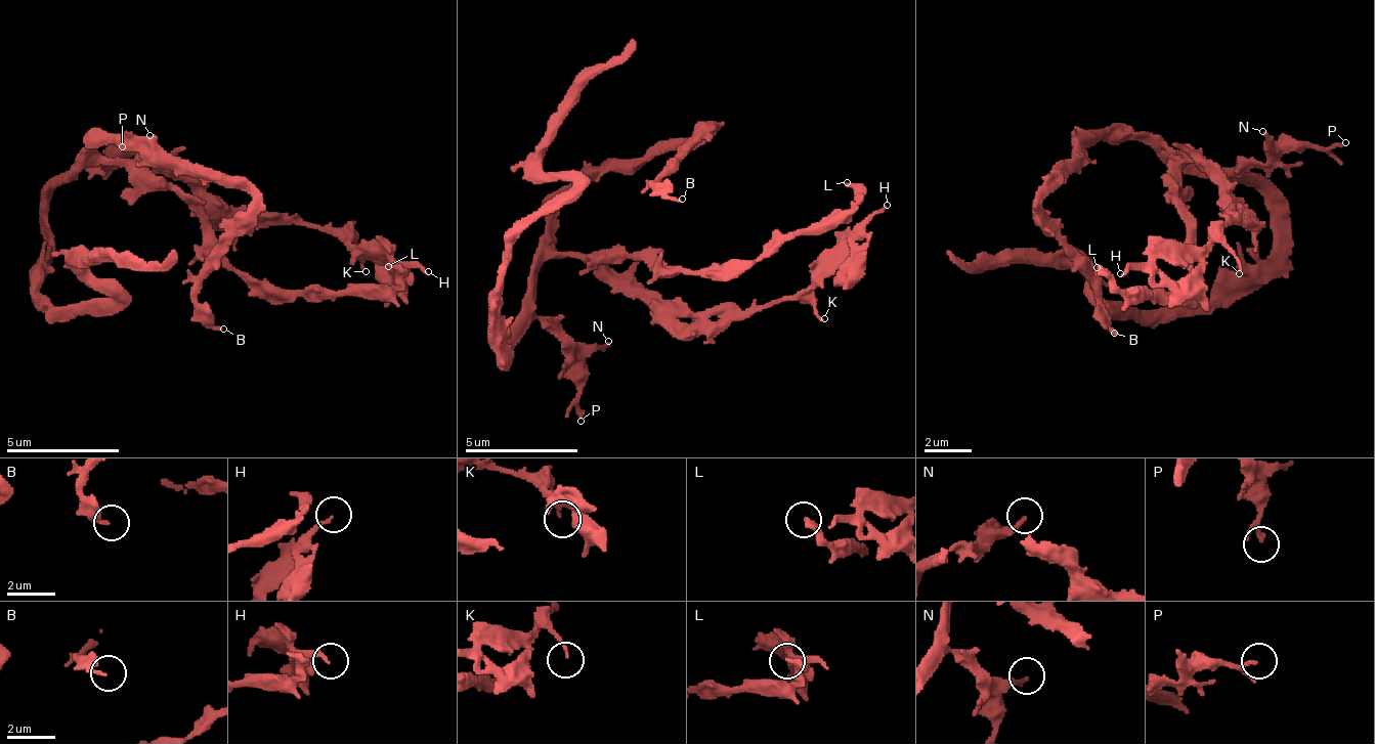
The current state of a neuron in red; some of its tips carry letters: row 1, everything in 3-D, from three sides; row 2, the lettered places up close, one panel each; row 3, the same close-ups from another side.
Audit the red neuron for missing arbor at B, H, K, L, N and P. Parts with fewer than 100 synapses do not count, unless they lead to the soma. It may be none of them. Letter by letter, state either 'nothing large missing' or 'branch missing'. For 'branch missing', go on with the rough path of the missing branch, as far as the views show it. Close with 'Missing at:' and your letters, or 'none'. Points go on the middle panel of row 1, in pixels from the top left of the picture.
B: nothing large missing
H: nothing large missing
K: nothing large missing
L: nothing large missing
N: nothing large missing
P: nothing large missing
Missing at: none

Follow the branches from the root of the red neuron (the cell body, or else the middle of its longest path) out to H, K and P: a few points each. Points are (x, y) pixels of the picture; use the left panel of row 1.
H: (59, 180), (87, 164), (149, 164), (234, 209), (297, 215), (332, 226), (354, 249), (388, 249), (428, 271)
K: (59, 180), (71, 180), (87, 164), (172, 169), (234, 209), (297, 215), (314, 226), (343, 231), (366, 271)
P: (59, 180), (71, 180), (82, 169), (98, 169), (122, 146)

